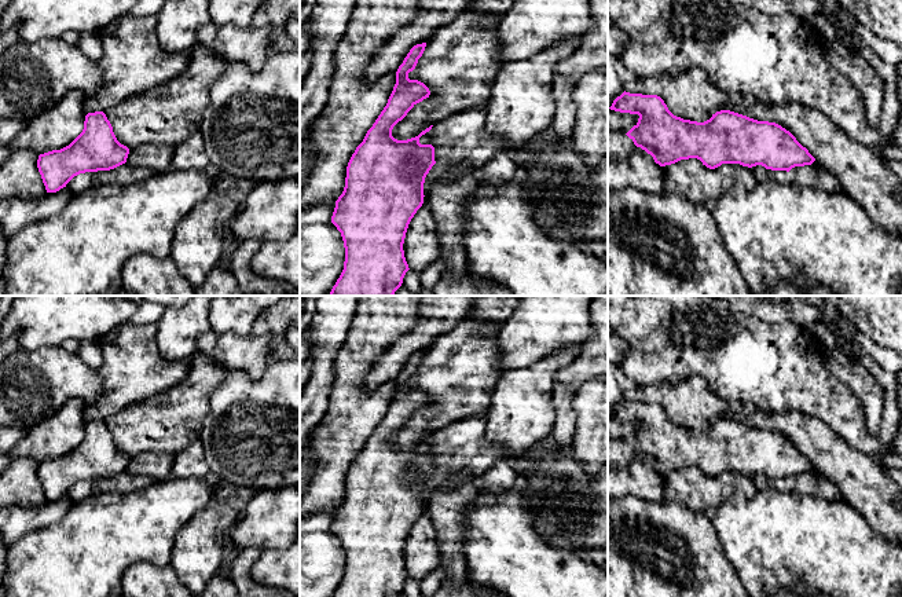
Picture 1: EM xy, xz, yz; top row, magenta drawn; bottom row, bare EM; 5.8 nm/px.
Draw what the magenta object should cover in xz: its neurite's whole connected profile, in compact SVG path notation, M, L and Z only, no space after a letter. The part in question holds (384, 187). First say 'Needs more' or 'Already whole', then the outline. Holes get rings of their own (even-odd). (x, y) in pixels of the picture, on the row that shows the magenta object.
Already whole. M422 43L410 50L396 72L396 84L386 106L348 162L345 187L331 216L331 223L344 241L345 261L330 296L393 296L410 270L403 243L411 219L424 204L425 177L436 164L434 147L421 144L419 138L433 125L407 140L395 139L392 129L417 103L430 95L424 83L408 78L425 47L426 43Z

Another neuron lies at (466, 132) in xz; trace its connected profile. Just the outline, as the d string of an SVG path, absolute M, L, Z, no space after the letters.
M487 105L450 116L419 138L434 147L434 161L424 183L428 197L439 180L450 180L468 168L480 169L495 154L507 150L507 142L485 128Z

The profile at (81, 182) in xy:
M122 164L110 171L85 172L74 176L66 187L73 191L73 194L80 194L84 190L95 187L98 184L120 184L131 186L146 180L158 172L144 168L144 166L131 166L129 164Z

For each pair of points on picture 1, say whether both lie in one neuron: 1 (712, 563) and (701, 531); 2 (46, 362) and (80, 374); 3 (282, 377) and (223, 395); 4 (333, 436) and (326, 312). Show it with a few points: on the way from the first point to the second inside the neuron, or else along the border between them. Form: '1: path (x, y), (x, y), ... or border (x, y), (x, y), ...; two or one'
1: path (704, 555), (701, 552), (701, 539); one
2: path (54, 370), (58, 374), (72, 374); one
3: path (267, 392), (238, 392); one
4: border (336, 361), (330, 403), (319, 422); two

